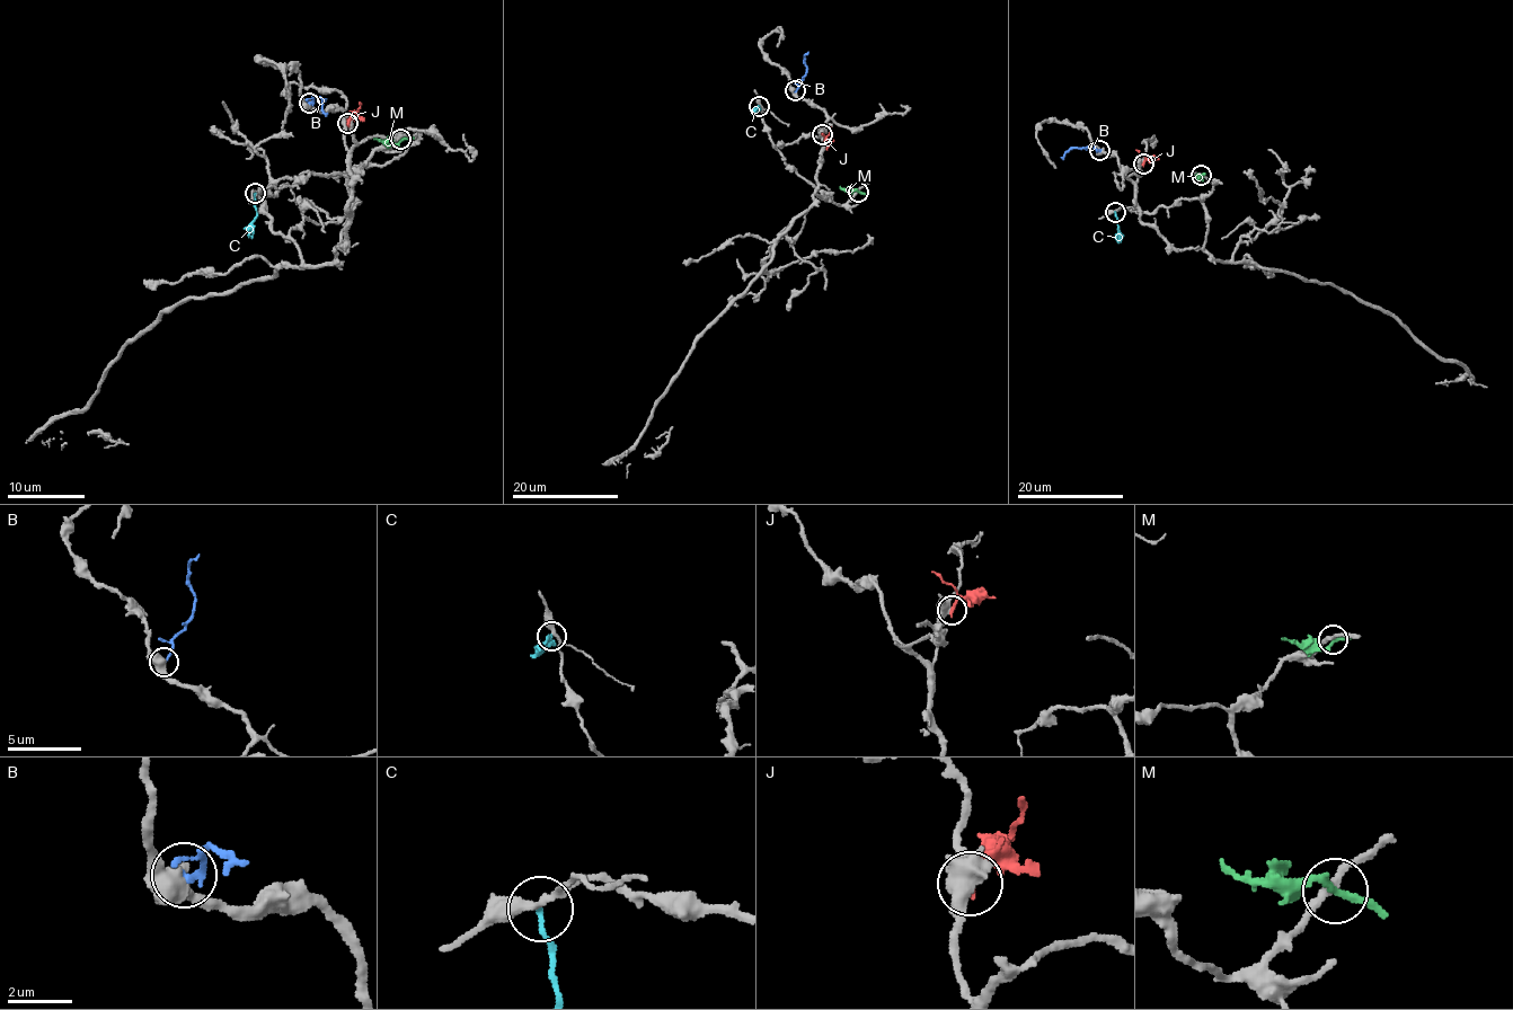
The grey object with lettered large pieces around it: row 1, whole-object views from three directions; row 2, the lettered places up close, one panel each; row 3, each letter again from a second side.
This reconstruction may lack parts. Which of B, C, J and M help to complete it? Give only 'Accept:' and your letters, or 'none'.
Accept: none

